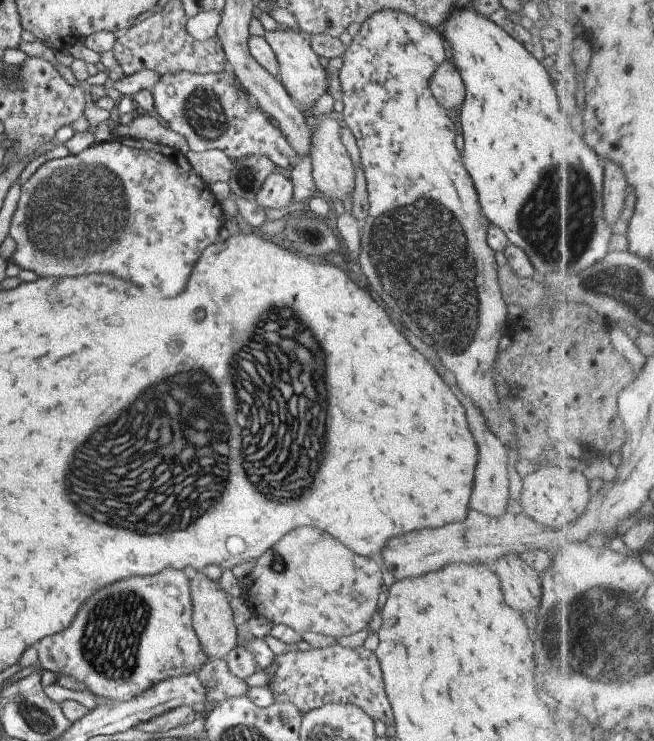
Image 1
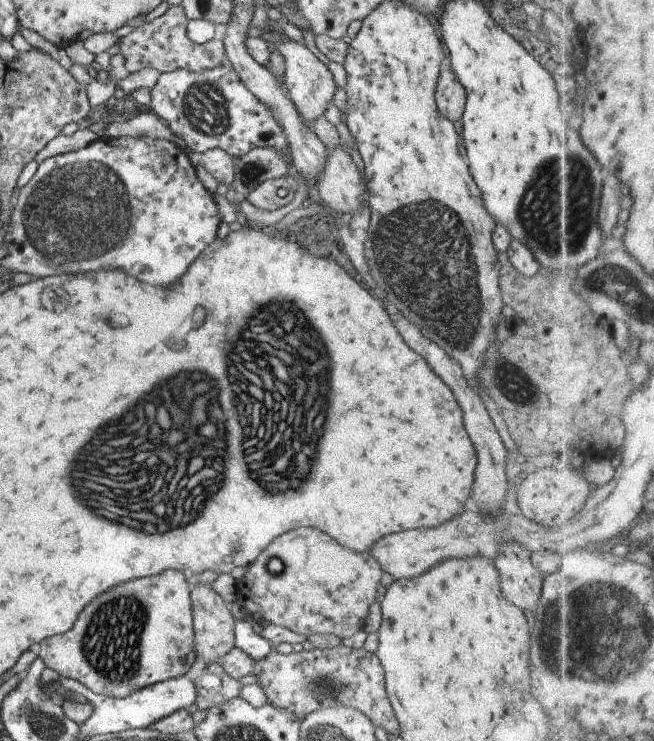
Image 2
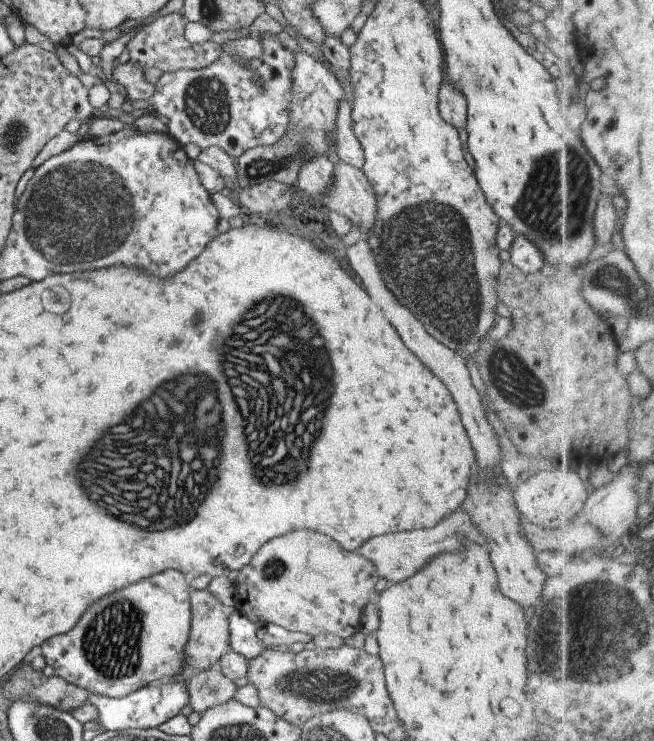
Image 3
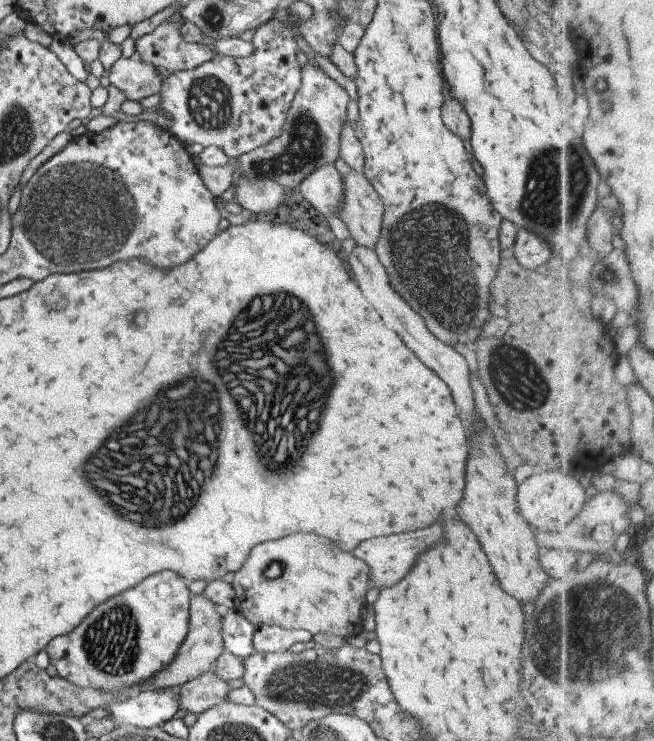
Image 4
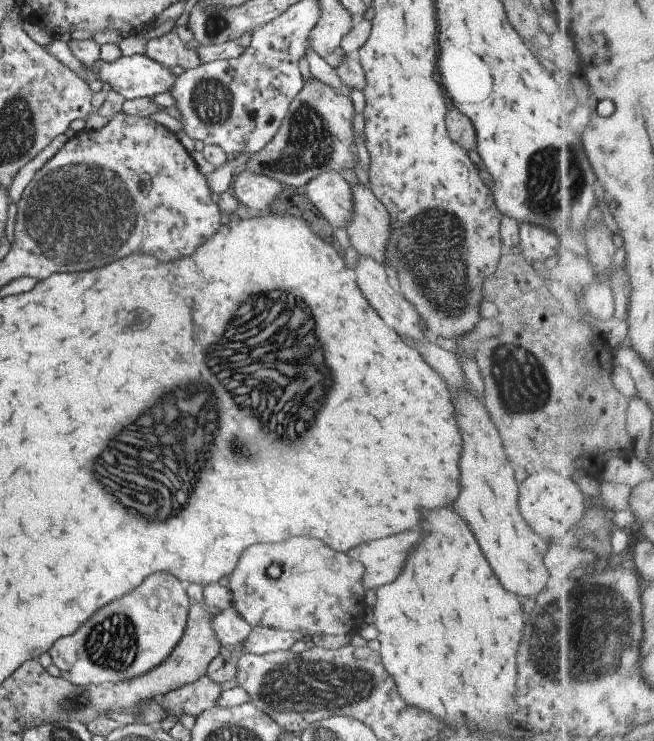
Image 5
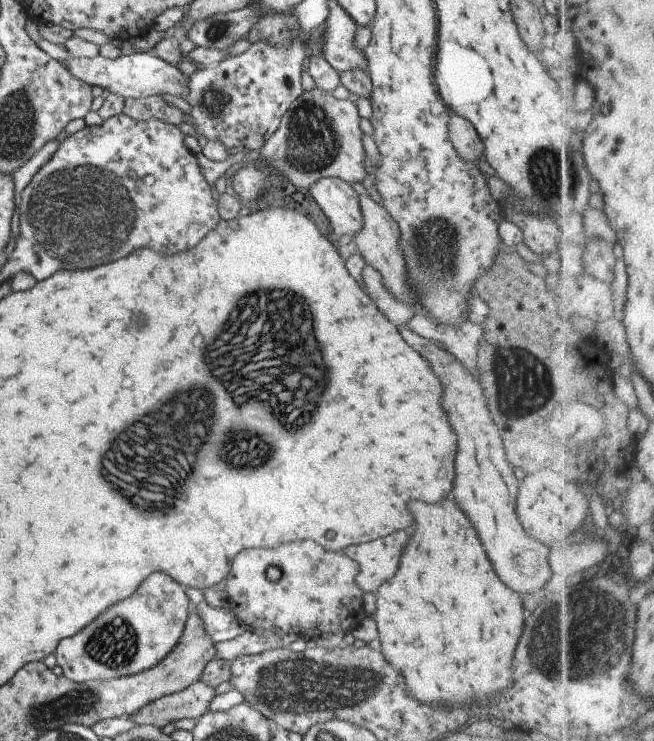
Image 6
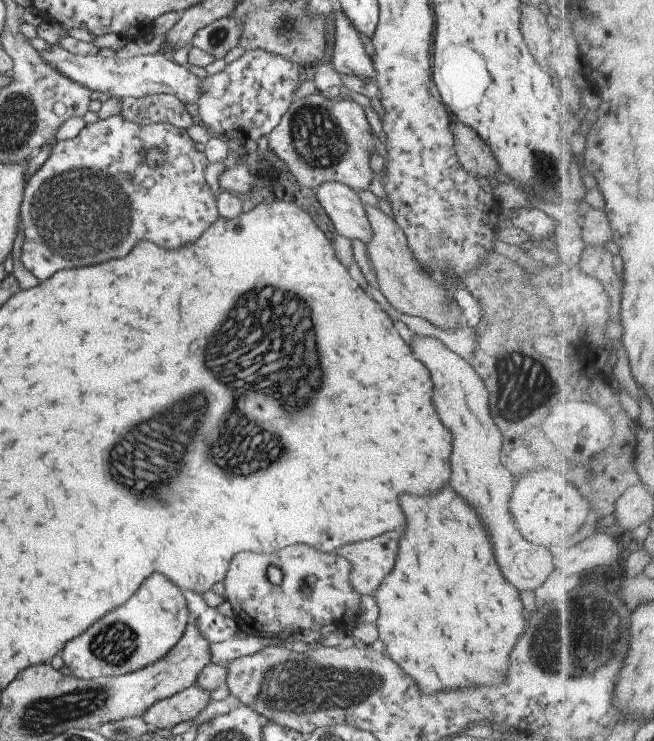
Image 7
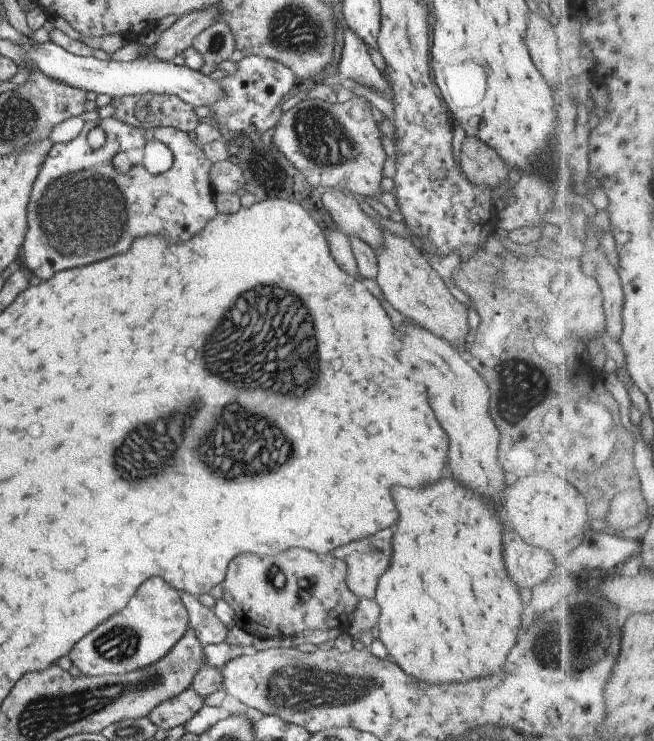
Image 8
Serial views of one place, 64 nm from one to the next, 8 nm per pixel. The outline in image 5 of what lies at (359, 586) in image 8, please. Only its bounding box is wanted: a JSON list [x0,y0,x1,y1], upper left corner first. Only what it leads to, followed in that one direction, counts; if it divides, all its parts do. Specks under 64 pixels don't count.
[348,532,422,590]

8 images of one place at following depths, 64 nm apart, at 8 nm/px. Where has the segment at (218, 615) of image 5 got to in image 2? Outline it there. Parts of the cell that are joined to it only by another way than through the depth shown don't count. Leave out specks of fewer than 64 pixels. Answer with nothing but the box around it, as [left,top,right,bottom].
[234,617,273,662]

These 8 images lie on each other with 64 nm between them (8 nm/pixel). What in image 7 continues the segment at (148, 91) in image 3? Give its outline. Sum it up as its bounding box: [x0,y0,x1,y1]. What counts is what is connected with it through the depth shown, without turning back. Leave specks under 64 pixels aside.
[40,45,202,104]

